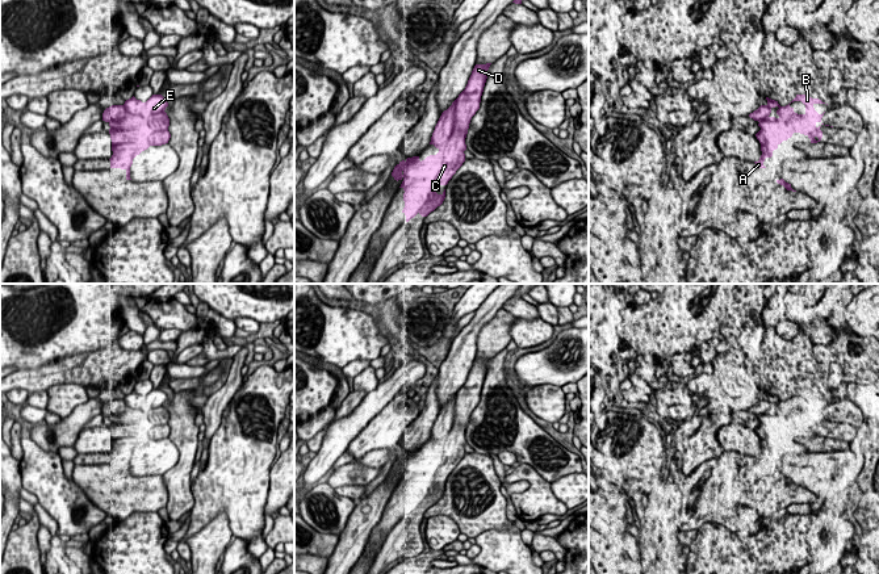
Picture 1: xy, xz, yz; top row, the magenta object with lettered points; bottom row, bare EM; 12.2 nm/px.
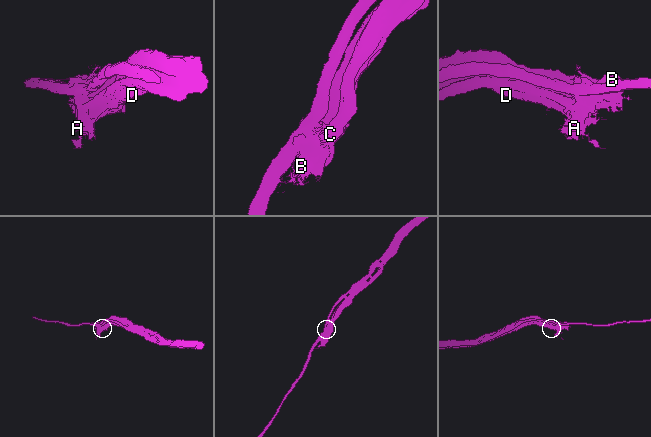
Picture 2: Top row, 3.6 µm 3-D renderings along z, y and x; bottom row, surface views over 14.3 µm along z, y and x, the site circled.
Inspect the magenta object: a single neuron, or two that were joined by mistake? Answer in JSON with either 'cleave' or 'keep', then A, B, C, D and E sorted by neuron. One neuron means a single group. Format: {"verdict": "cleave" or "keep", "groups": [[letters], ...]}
{"verdict": "keep", "groups": [["A", "B", "C", "D", "E"]]}

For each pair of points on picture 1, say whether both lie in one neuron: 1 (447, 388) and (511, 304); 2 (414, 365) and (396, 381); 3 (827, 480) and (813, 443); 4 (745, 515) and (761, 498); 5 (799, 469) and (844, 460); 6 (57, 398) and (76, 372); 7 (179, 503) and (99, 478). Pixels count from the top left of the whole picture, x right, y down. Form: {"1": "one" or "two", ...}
{"1": "two", "2": "one", "3": "two", "4": "two", "5": "one", "6": "two", "7": "two"}

